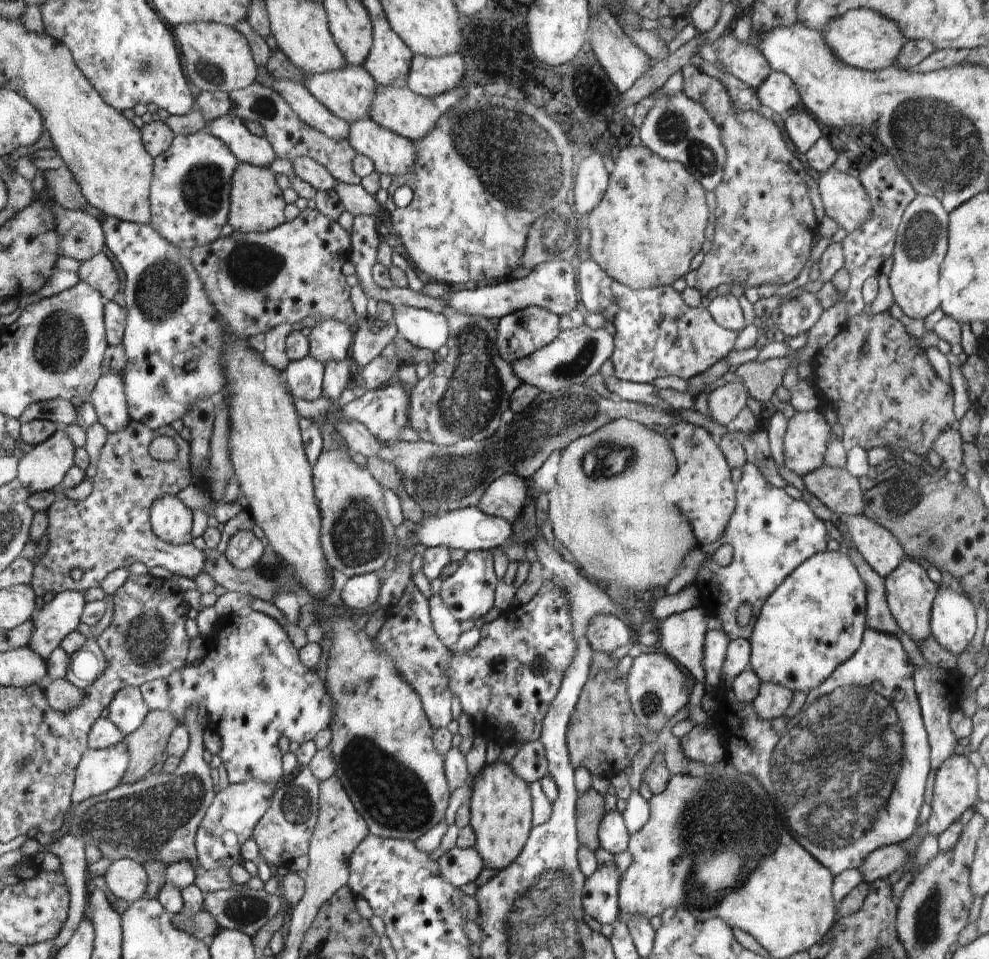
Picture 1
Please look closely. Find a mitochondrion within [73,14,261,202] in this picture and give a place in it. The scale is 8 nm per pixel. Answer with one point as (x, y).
(211, 72)

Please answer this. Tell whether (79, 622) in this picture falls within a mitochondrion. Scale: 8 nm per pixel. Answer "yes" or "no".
no

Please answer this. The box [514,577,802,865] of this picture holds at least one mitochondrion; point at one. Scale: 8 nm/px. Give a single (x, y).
(650, 703)

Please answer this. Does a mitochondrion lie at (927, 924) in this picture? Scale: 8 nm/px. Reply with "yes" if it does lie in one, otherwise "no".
yes

